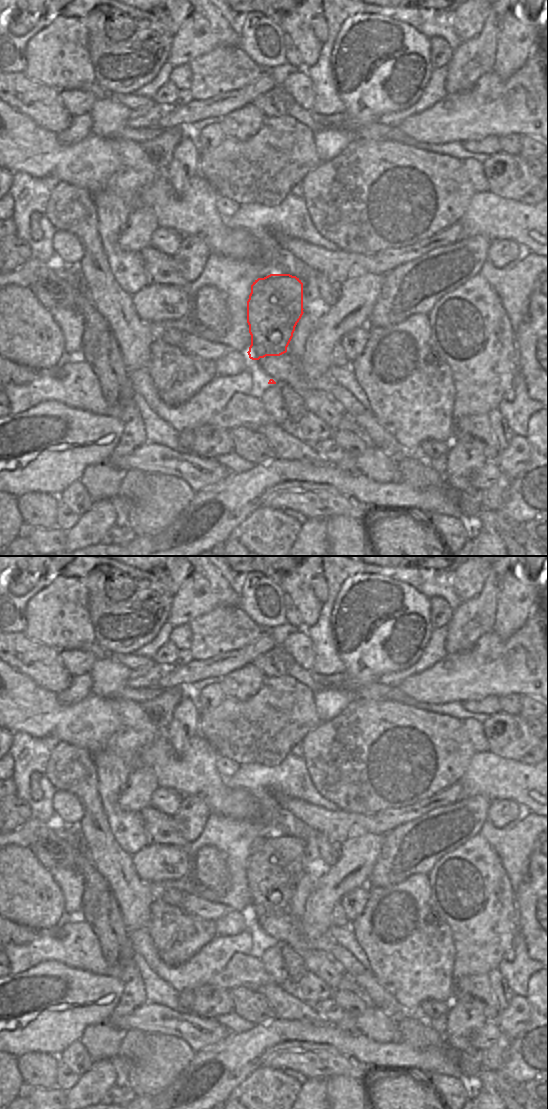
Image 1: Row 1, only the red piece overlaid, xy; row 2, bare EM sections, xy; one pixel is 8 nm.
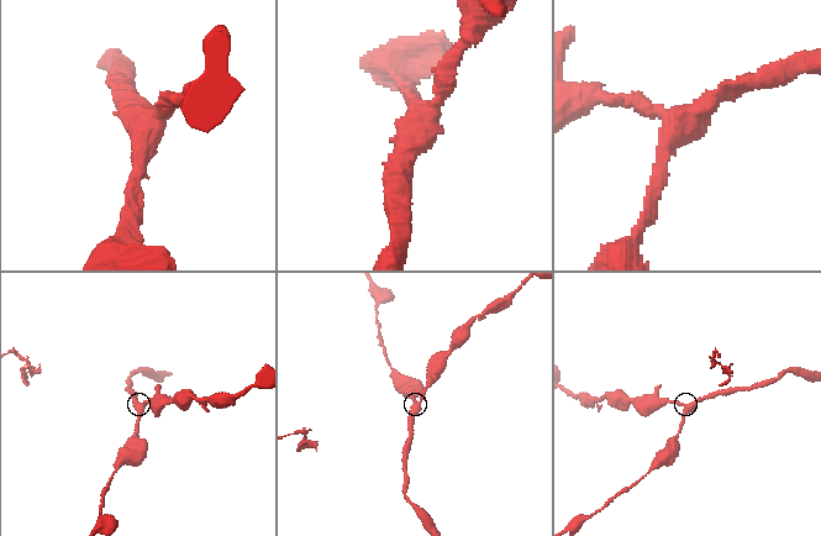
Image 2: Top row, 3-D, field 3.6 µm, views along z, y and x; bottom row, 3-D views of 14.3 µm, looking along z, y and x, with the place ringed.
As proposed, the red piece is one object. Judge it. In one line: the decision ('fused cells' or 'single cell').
single cell

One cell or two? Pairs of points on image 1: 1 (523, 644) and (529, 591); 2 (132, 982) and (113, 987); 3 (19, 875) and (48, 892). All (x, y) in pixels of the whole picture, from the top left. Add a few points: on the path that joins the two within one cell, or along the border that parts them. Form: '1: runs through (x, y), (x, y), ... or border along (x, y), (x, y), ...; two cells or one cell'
1: border along (537, 613), (530, 616), (508, 637); two cells
2: border along (119, 978), (124, 990), (119, 1002), (114, 1007); two cells
3: runs through (26, 882), (36, 892), (41, 892); one cell

